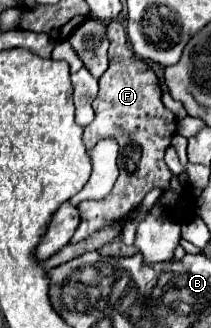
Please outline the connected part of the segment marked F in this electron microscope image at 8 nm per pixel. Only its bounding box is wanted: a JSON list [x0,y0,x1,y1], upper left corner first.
[71,21,177,243]

